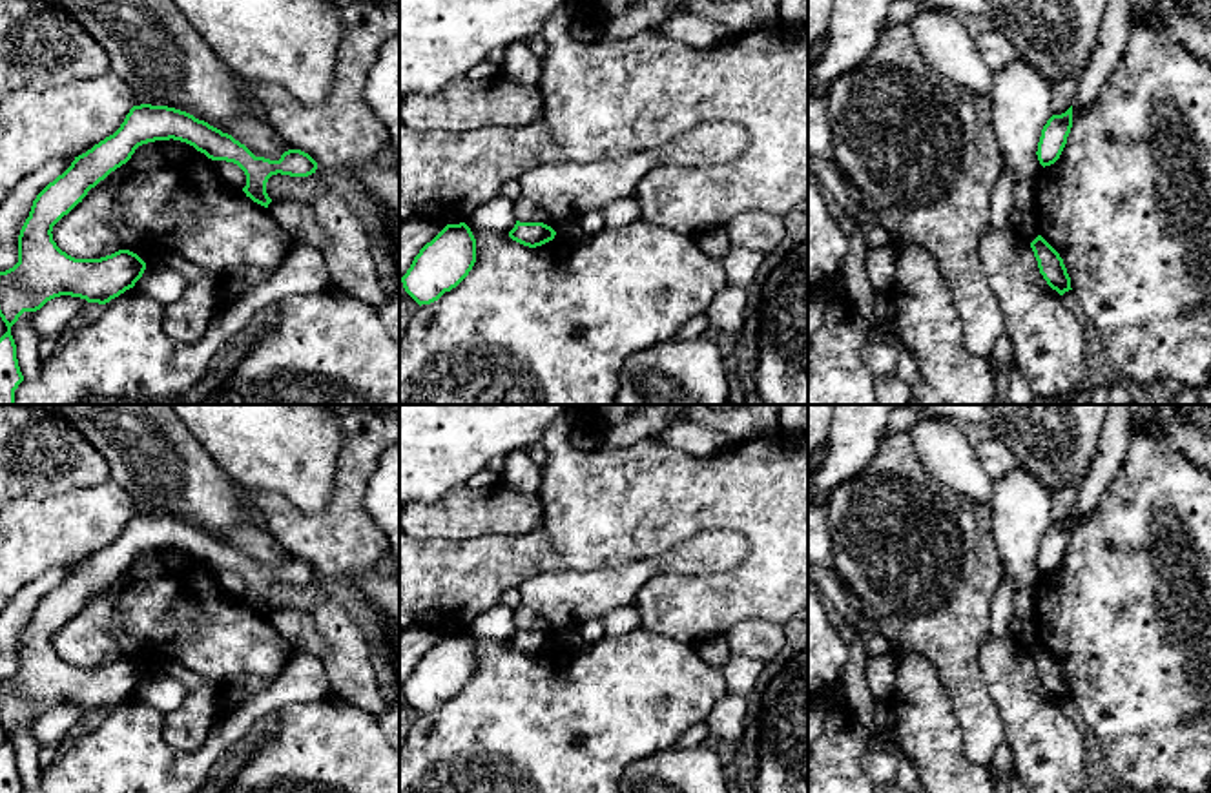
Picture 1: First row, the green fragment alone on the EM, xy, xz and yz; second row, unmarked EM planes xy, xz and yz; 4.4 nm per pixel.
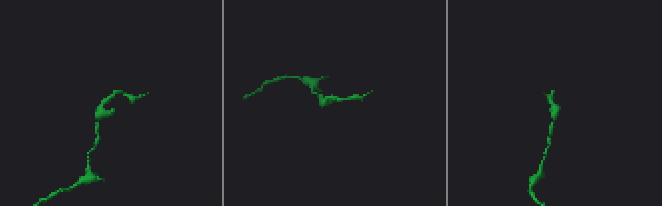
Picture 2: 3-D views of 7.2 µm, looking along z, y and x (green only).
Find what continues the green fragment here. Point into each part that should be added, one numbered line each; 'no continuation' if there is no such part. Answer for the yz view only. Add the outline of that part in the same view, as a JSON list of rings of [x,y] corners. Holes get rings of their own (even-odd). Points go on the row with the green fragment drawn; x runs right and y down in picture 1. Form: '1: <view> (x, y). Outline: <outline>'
no continuation

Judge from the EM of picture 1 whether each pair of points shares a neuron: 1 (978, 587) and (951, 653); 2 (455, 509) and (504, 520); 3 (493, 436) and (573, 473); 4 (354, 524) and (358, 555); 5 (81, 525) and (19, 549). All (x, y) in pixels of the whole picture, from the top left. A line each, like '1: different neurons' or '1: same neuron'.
1: same neuron
2: same neuron
3: different neurons
4: same neuron
5: same neuron

